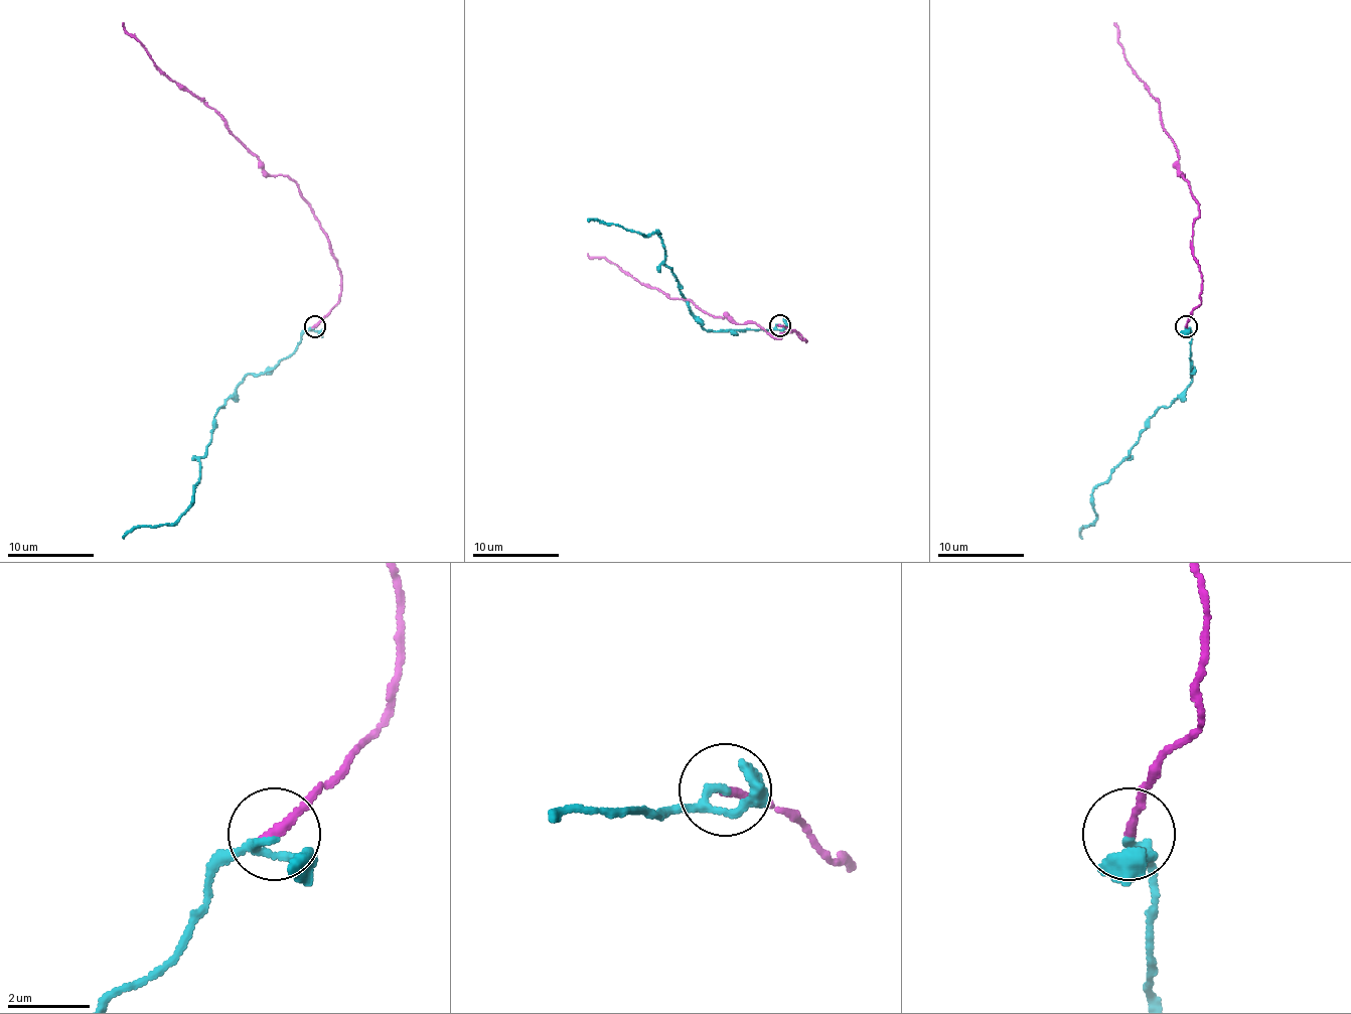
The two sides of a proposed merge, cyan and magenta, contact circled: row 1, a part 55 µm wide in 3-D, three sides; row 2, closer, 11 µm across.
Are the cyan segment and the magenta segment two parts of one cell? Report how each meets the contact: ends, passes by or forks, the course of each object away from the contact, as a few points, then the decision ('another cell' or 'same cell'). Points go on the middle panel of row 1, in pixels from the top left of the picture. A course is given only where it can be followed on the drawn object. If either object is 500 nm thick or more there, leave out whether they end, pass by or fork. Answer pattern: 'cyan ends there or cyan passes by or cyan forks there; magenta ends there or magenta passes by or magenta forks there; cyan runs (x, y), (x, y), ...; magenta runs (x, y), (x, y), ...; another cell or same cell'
cyan passes by; magenta ends there; cyan runs (780, 325), (709, 332), (687, 306), (665, 263), (658, 232), (587, 222); magenta runs (780, 325), (806, 340), (797, 332), (776, 338), (756, 323), (713, 317), (694, 302), (671, 299), (587, 254); same cell

